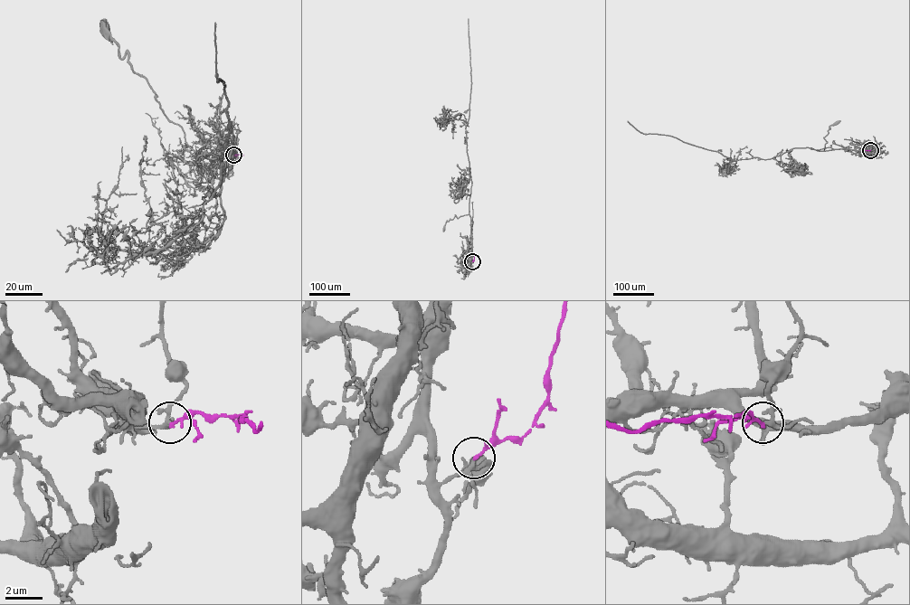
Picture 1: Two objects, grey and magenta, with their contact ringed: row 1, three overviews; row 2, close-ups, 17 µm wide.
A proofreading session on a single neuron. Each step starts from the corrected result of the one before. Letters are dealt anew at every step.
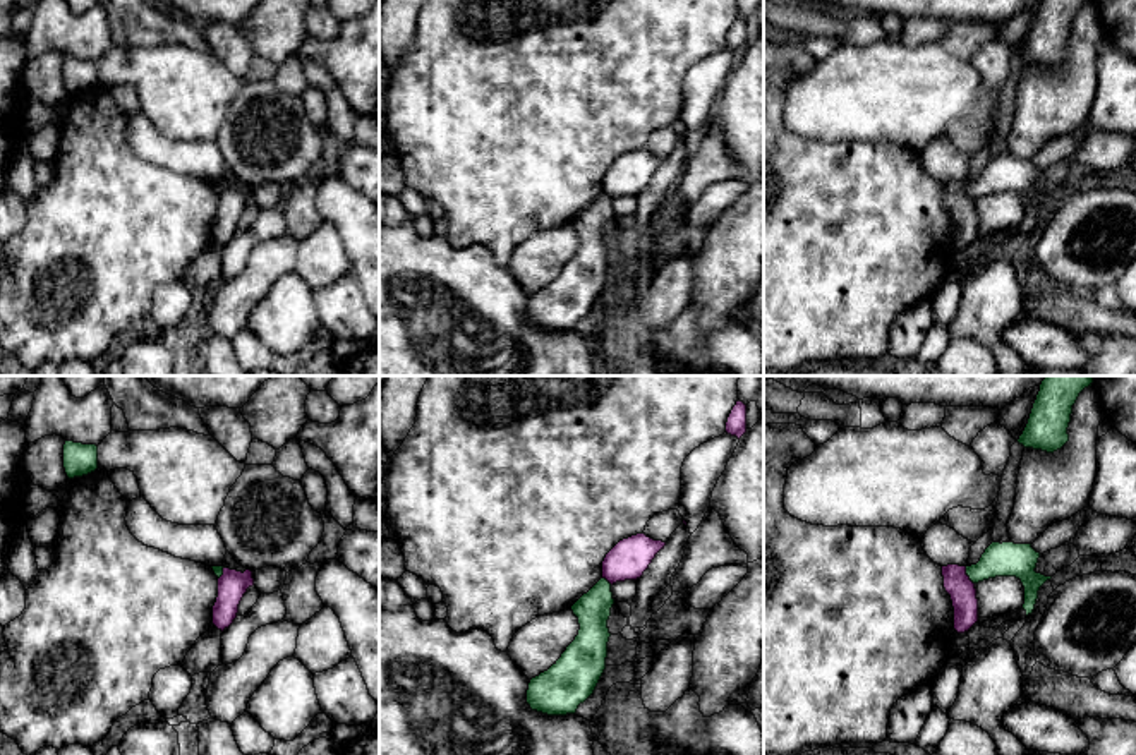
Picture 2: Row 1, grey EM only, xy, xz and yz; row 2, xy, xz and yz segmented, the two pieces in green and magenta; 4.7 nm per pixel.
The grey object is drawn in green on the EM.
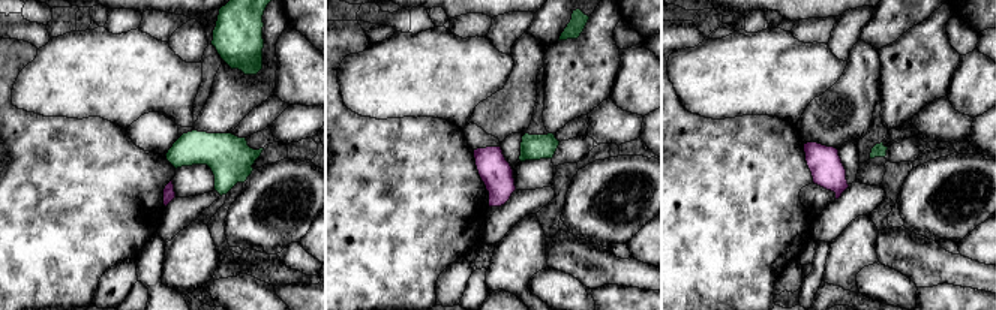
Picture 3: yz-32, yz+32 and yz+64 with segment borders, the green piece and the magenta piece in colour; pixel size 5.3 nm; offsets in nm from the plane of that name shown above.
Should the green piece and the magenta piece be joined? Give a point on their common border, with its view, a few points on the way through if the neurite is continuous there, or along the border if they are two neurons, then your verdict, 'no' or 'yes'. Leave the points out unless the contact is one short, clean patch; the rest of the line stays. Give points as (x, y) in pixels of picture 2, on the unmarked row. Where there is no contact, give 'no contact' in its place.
meets green in yz at (968, 191); border along yz (965, 182), (973, 199); no

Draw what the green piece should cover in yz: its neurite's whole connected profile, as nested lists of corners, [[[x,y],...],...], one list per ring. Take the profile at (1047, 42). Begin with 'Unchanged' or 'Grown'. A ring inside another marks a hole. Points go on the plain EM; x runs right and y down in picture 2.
Unchanged. [[[1040,0],[1028,39],[1018,58],[1024,63],[1054,69],[1067,57],[1073,21],[1091,0]]]

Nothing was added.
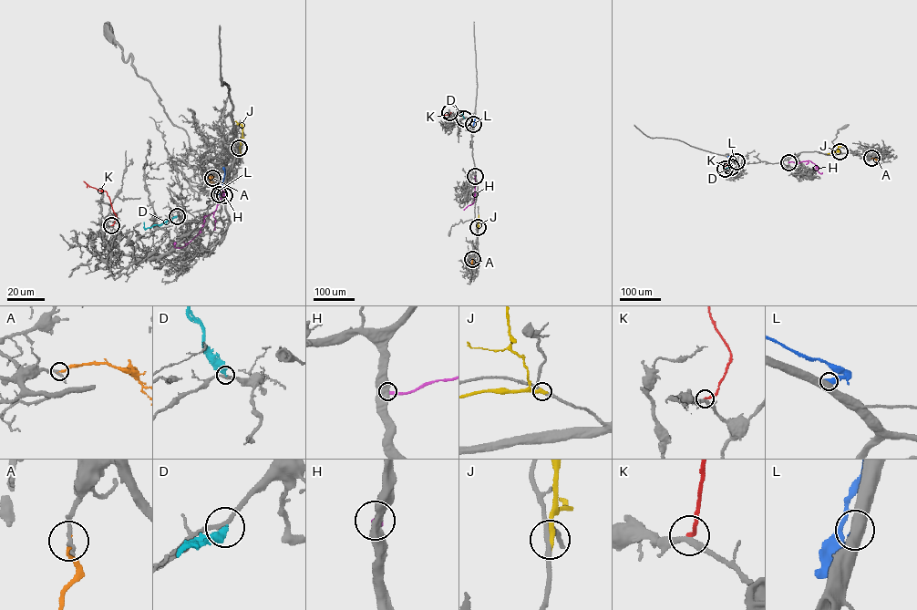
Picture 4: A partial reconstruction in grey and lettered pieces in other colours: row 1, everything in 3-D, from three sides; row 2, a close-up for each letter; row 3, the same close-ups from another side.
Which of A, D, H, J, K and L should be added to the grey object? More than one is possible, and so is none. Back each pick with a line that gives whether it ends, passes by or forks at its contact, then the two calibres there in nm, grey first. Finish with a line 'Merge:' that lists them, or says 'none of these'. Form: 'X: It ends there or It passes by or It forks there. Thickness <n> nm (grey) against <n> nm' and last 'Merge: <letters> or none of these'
A: It ends there. Thickness 180 nm (grey) against 200 nm
Merge: A

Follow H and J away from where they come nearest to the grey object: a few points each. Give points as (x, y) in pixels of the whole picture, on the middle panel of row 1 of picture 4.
H: (475, 176), (474, 201), (464, 209)
J: (478, 227), (479, 214)

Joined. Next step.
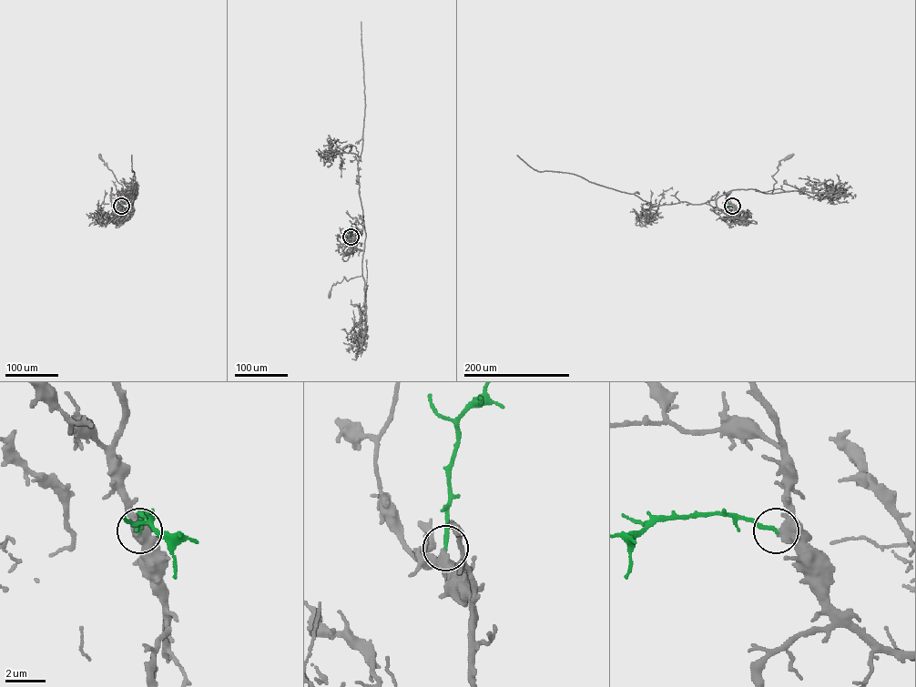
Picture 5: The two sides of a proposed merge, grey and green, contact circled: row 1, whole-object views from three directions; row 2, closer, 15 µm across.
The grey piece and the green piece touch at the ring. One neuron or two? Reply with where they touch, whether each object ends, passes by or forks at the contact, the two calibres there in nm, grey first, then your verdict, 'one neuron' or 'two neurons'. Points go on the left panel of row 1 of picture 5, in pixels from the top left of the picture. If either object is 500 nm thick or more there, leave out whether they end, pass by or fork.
(121, 206) | 550/190 nm | one neuron

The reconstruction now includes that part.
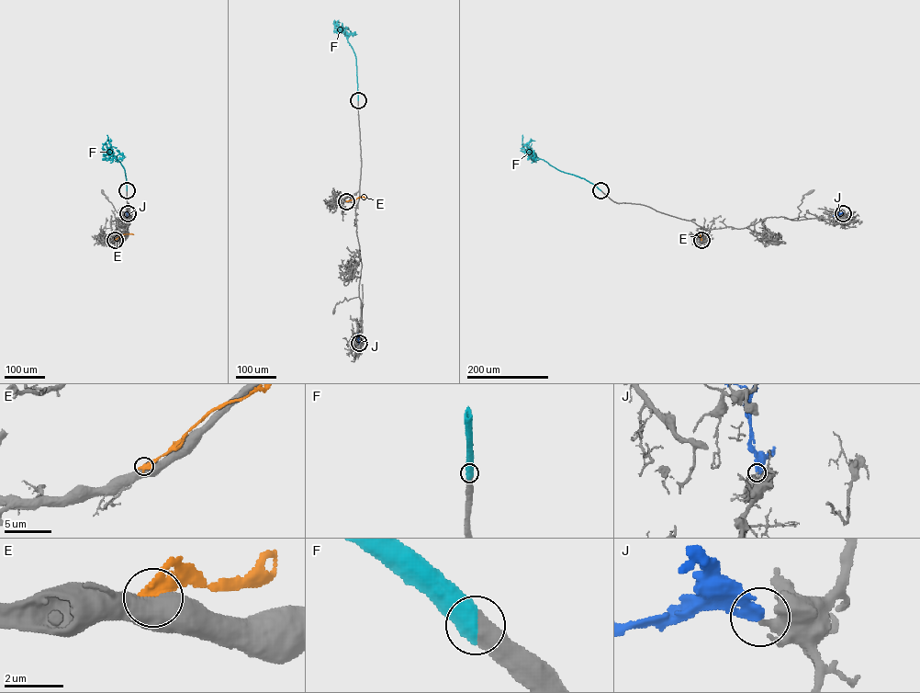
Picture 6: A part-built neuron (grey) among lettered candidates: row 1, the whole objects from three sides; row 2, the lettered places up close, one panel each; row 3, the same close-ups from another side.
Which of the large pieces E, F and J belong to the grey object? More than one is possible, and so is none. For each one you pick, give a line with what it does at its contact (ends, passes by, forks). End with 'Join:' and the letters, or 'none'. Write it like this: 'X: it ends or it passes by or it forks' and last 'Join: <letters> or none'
F: it ends
Join: F

